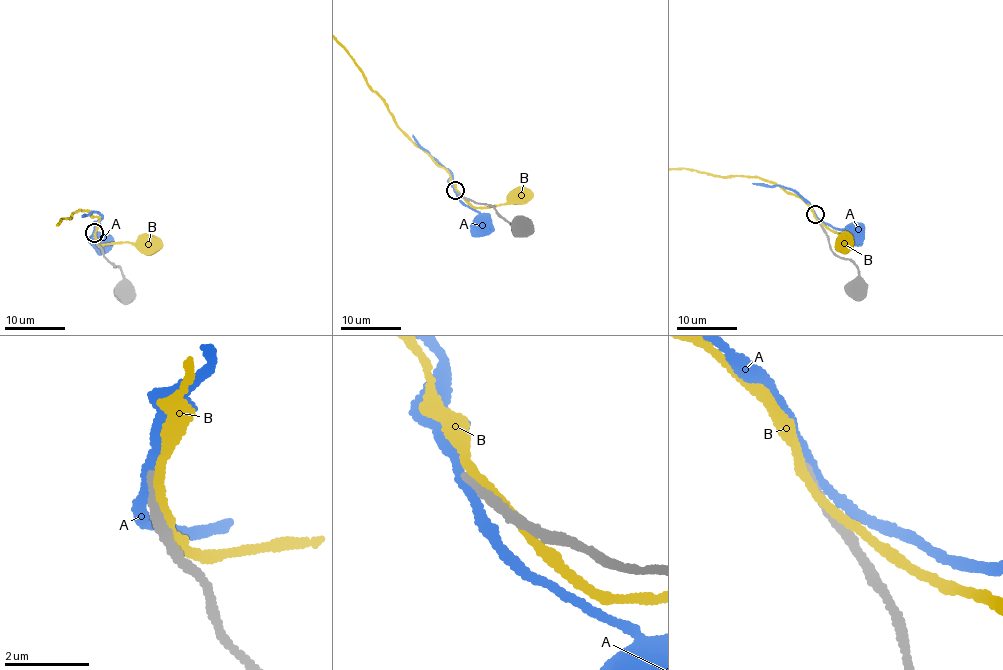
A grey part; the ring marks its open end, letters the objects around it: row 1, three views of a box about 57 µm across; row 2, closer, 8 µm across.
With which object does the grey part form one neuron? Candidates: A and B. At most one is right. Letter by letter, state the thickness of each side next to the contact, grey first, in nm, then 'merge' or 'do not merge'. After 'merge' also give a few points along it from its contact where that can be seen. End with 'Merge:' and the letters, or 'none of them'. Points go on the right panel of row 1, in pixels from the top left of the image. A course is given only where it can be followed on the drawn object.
A: 220/200 nm | do not merge
B: 280/190 nm | do not merge
Merge: none of them

